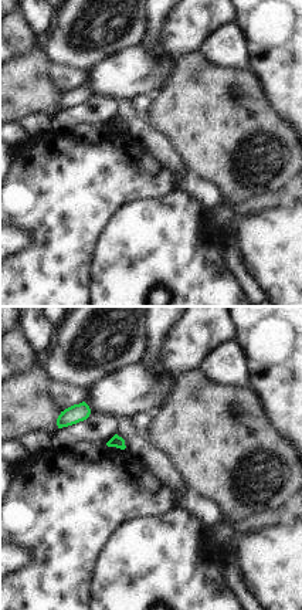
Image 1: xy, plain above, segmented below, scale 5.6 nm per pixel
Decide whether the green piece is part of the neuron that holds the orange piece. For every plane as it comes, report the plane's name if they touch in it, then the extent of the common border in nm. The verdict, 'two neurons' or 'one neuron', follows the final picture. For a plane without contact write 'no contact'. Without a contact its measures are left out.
no contact

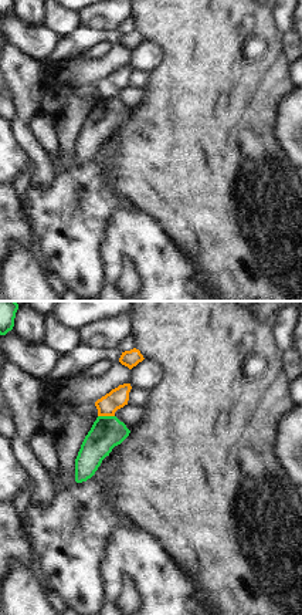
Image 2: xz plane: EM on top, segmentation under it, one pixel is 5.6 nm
meets orange in xz; contact 100 nm long

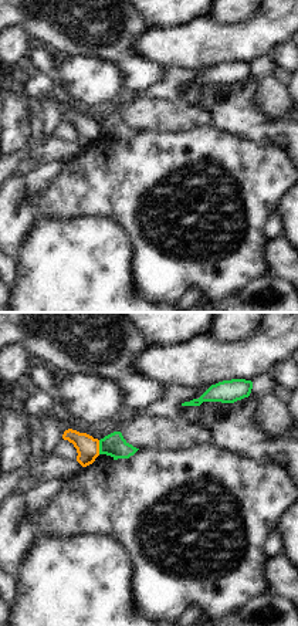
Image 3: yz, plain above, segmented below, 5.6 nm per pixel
meets orange in yz; contact 80 nm long

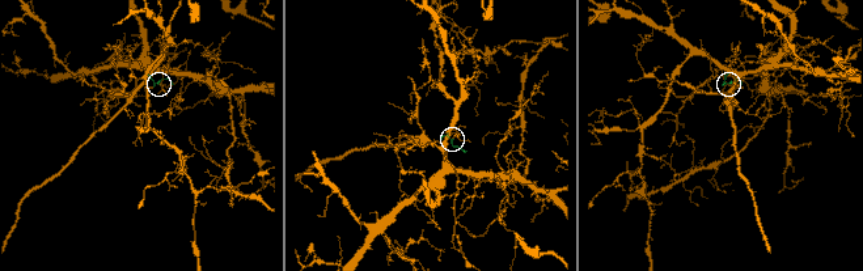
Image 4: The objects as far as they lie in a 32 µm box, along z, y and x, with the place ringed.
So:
two neurons

